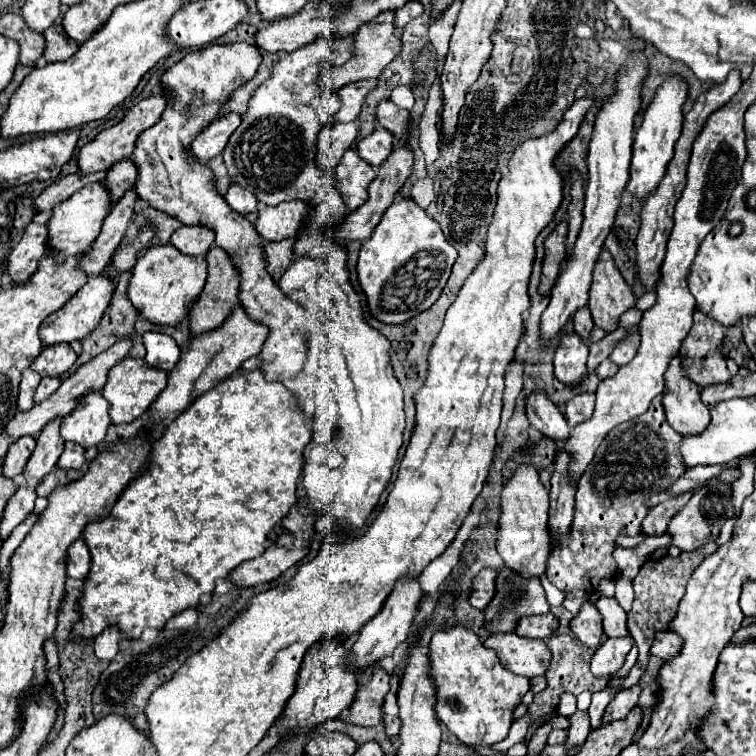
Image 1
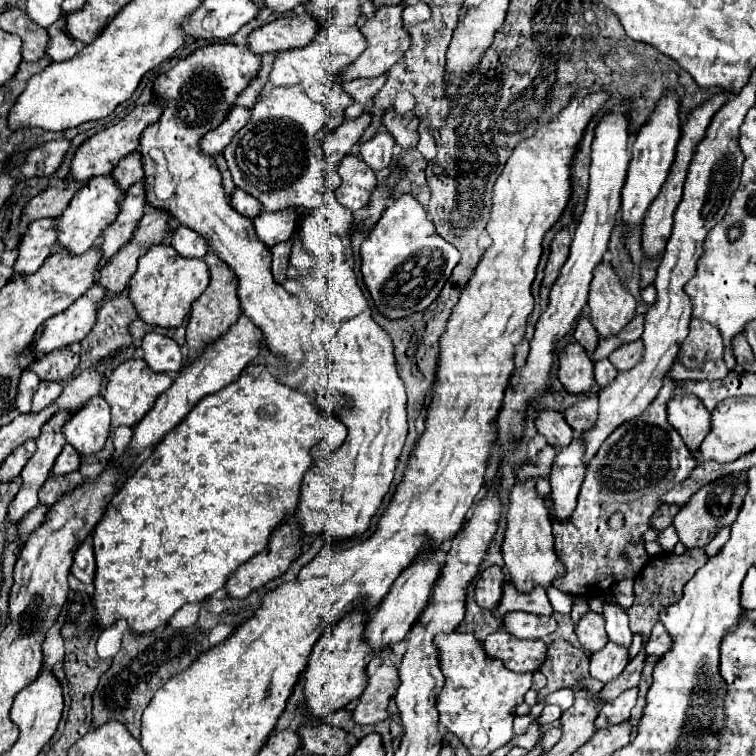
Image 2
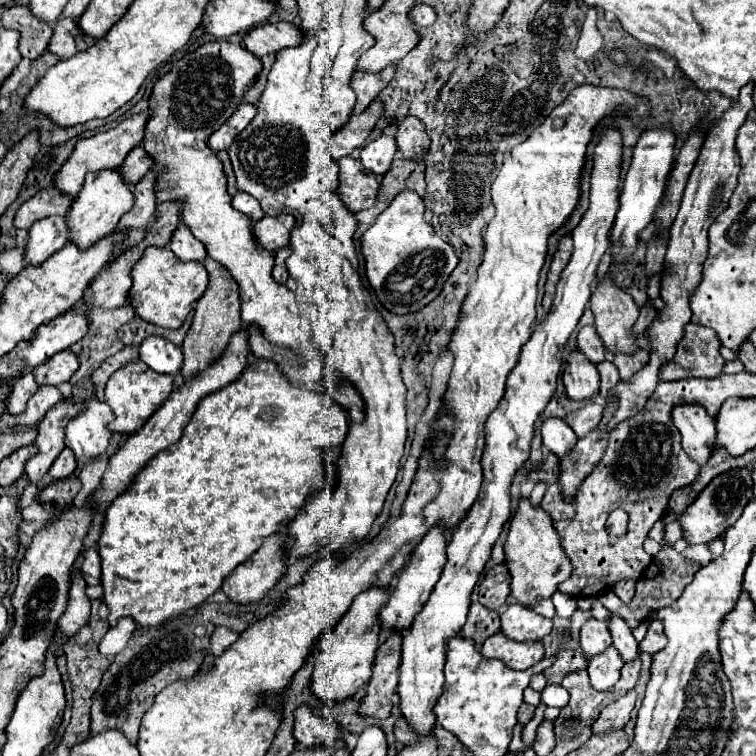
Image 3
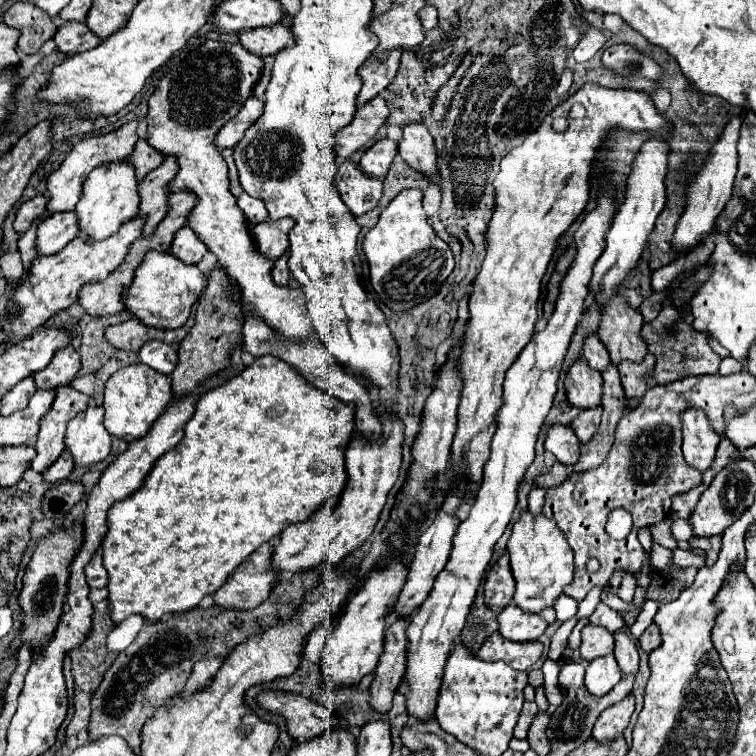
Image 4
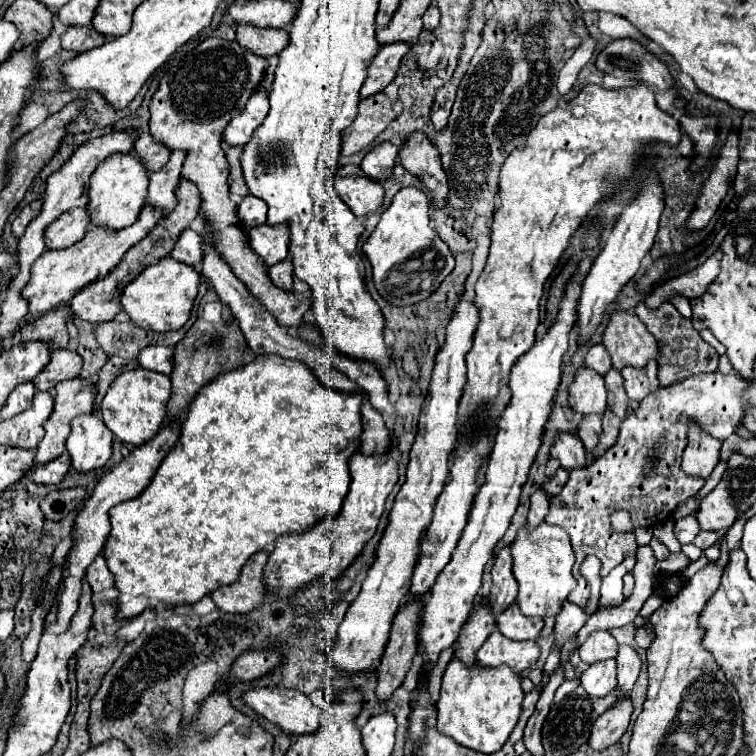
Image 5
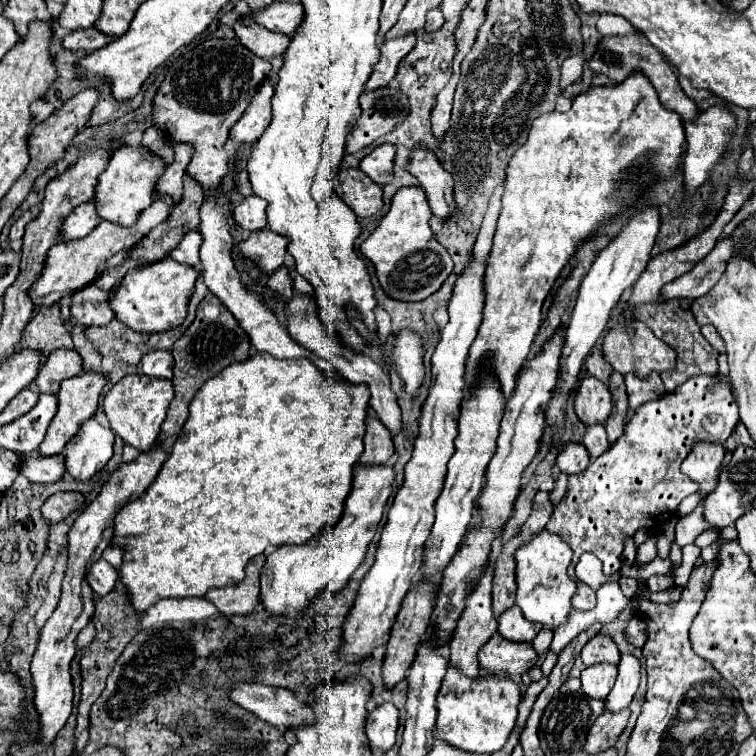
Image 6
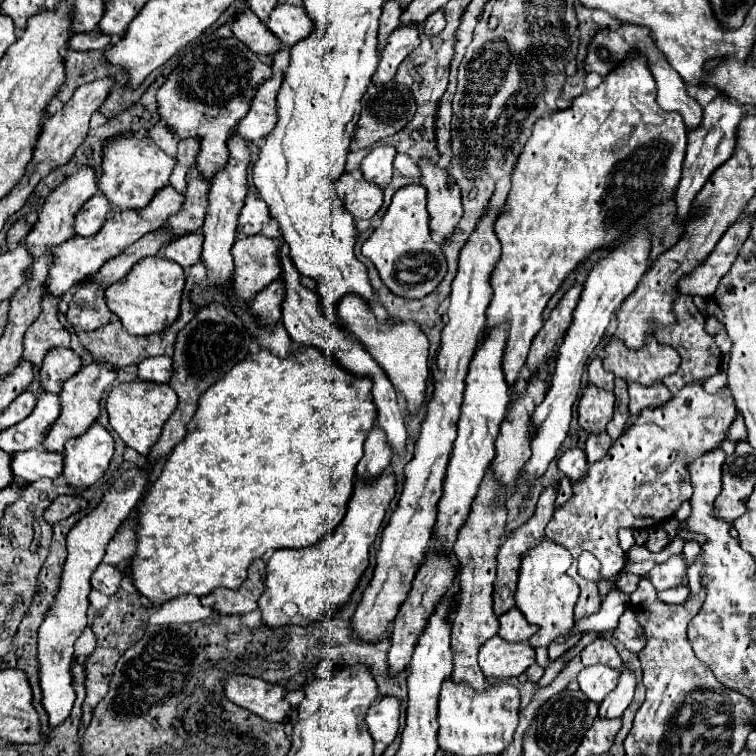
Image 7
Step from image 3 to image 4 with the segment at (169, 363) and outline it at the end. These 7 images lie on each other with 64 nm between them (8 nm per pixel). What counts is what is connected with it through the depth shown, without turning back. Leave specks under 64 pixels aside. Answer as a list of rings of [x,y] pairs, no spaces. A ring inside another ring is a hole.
[[[150,340],[146,342],[140,352],[140,362],[154,368],[156,372],[162,372],[162,374],[172,374],[172,370],[176,368],[178,364],[178,350],[176,346],[172,344],[164,344],[160,340]]]

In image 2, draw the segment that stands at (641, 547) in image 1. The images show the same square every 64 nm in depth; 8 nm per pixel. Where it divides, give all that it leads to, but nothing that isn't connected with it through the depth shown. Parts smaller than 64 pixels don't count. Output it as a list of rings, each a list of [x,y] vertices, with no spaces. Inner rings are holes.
[[[668,526],[664,532],[660,532],[660,534],[658,534],[656,542],[662,546],[662,550],[664,550],[664,552],[672,552],[674,544],[678,544],[678,536],[676,536],[676,530],[674,530],[672,526]]]

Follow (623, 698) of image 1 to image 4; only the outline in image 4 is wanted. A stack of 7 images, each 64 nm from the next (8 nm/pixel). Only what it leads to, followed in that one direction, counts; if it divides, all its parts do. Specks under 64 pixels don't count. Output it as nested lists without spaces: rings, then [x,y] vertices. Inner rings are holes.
[[[626,696],[622,702],[618,704],[612,704],[610,708],[606,708],[600,718],[596,720],[594,724],[594,730],[592,730],[592,736],[606,744],[608,740],[612,740],[614,736],[622,734],[630,722],[630,716],[634,712],[634,696]]]

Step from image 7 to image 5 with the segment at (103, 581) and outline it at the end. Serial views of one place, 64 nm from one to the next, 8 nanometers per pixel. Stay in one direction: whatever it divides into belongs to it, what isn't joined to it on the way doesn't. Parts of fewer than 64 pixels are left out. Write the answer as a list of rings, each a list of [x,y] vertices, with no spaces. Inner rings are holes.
[[[98,554],[96,560],[88,566],[88,570],[86,570],[86,580],[88,580],[88,584],[92,586],[94,592],[100,592],[100,590],[104,590],[104,588],[112,588],[112,586],[114,586],[112,572],[108,570],[106,560],[104,560],[102,554]]]

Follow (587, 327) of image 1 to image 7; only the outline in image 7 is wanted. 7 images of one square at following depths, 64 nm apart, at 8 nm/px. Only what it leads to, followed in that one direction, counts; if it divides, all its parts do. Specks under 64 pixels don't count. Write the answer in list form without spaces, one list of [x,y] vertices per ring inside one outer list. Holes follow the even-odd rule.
[[[592,358],[588,362],[588,376],[590,376],[590,382],[596,384],[598,388],[604,388],[604,390],[612,390],[614,388],[614,374],[604,370],[600,358]]]

